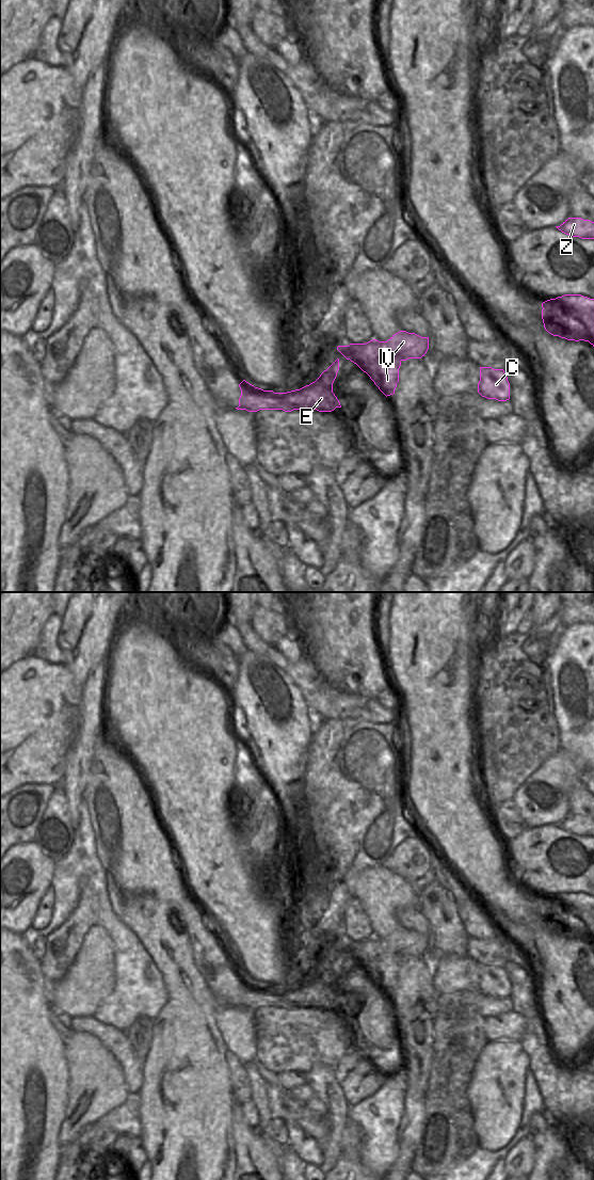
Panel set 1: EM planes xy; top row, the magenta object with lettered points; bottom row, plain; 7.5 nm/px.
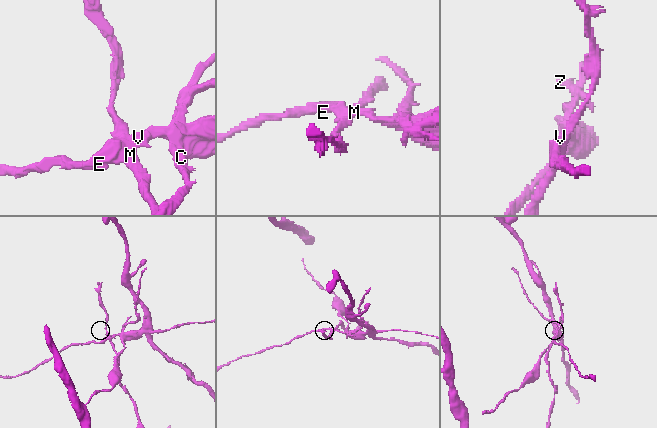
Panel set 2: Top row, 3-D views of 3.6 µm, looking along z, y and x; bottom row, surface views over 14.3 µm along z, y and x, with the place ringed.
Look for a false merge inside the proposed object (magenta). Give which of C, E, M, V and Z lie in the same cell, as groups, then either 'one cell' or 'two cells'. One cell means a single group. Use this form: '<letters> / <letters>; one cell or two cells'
C E V Z / M; two cells

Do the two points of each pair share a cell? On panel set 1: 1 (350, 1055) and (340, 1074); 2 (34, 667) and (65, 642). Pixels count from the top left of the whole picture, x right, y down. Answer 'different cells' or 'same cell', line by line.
1: same cell
2: different cells

